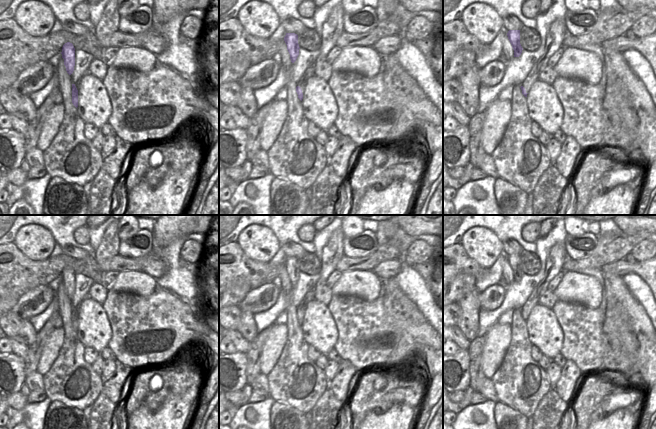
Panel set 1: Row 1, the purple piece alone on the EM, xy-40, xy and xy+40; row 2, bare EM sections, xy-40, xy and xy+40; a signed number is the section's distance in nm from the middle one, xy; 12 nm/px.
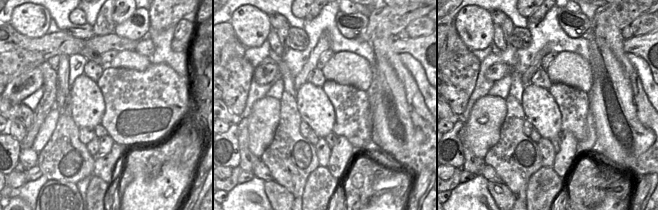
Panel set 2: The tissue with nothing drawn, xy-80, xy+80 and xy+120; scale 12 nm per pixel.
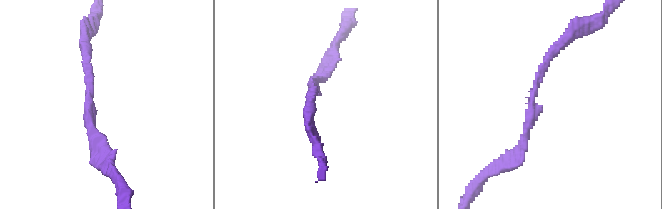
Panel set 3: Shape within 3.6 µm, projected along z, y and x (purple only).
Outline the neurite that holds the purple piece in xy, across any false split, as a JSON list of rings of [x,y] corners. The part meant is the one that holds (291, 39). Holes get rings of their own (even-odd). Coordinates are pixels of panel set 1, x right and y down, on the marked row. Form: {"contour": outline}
{"contour": [[[286,33],[284,41],[290,54],[291,62],[294,63],[299,55],[298,35],[295,33]]]}

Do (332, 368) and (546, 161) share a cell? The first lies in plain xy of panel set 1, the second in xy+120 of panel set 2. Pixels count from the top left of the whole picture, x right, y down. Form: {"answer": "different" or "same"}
{"answer": "same"}

